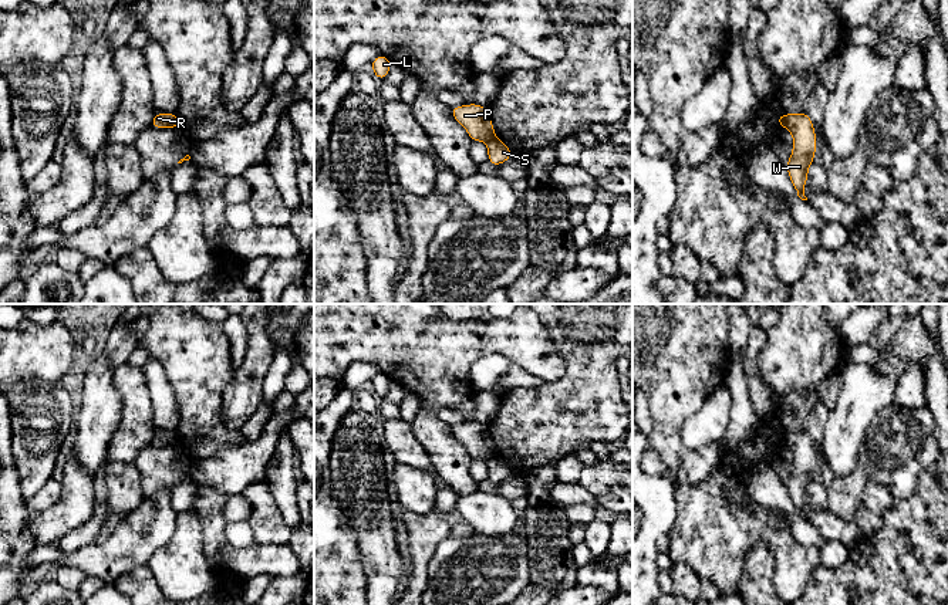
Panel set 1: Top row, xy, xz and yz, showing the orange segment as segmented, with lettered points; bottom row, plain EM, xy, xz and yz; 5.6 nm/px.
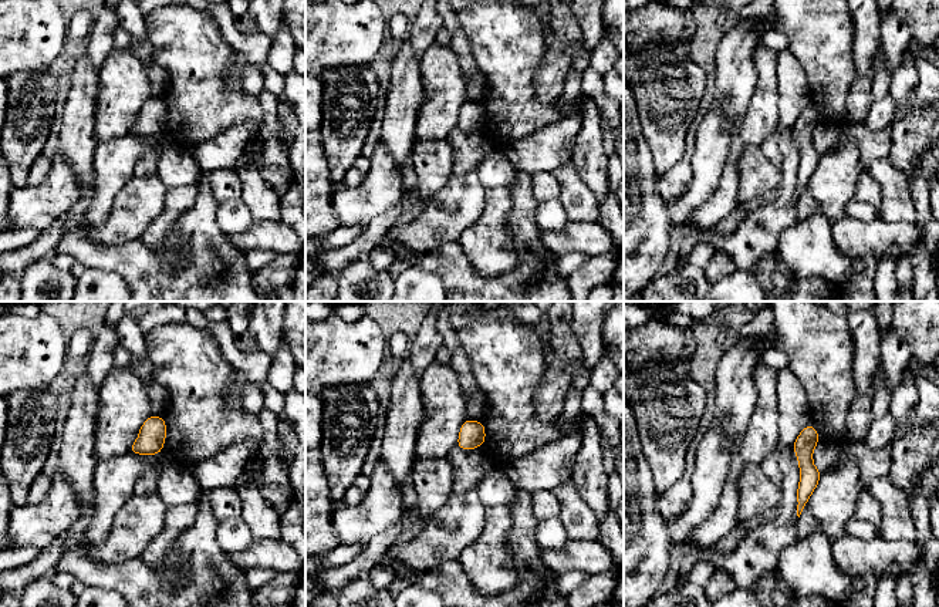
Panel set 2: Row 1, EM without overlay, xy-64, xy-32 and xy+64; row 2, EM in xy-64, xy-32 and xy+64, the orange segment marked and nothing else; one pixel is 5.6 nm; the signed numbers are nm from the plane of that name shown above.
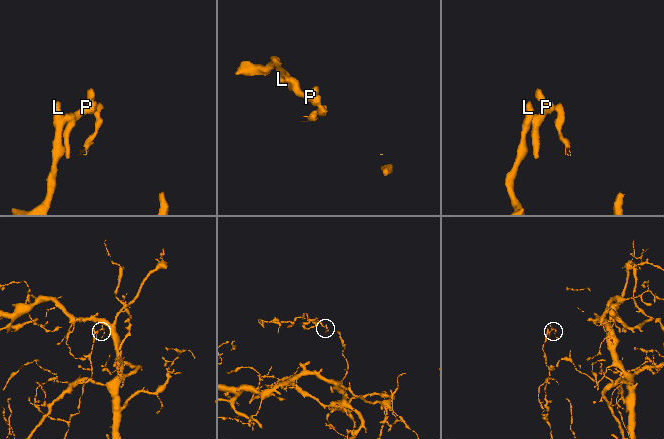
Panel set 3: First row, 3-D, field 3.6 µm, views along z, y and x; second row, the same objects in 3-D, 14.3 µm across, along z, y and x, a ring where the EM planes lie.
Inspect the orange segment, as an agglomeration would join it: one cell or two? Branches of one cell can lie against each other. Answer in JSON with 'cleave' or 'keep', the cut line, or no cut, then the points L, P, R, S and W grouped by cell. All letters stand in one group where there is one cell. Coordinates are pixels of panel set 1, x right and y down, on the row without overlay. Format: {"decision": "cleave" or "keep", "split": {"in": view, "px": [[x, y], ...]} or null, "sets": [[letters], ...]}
{"decision": "cleave", "split": {"in": "xz", "px": [[495, 455], [486, 460]]}, "sets": [["L", "P", "R"], ["S", "W"]]}

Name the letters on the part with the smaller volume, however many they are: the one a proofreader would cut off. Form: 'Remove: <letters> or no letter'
Remove: S, W

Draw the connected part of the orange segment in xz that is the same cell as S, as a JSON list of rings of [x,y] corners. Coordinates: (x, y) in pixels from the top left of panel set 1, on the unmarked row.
[[[496,454],[489,457],[486,463],[489,470],[488,480],[493,481],[495,484],[502,483],[505,479],[513,474],[513,470]]]

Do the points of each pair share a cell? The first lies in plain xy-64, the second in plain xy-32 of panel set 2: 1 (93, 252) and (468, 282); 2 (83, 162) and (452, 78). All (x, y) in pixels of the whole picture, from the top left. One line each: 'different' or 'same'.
1: same
2: different

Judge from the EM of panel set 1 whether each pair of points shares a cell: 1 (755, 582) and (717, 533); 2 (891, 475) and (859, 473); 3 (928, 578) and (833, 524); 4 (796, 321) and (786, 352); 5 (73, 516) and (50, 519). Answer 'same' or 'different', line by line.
1: different
2: different
3: different
4: same
5: same

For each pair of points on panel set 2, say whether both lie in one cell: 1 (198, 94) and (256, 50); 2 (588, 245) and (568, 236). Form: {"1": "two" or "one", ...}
{"1": "two", "2": "one"}

